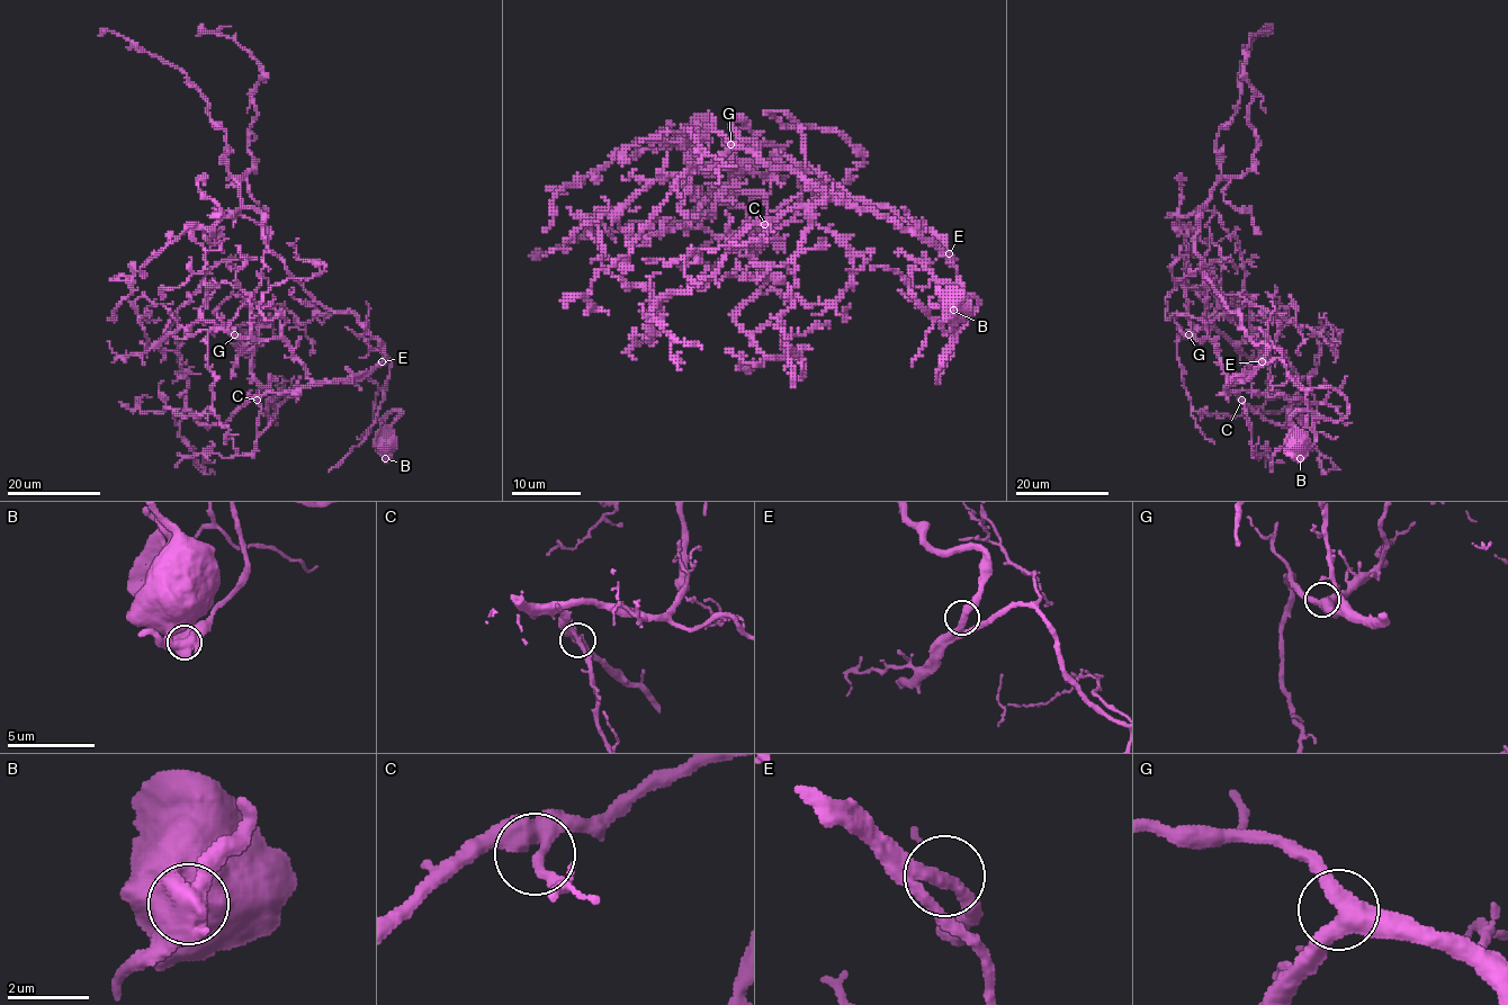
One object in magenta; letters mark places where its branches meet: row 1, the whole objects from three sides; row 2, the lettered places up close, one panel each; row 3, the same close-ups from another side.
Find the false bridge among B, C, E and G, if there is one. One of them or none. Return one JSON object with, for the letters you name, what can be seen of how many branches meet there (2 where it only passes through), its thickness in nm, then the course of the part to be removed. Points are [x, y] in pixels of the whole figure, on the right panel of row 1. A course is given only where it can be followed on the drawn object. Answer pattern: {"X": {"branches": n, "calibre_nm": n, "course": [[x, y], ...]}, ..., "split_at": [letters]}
{"B": {"branches": 1, "calibre_nm": 950, "course": [[1300, 458], [1301, 431], [1291, 420], [1296, 412], [1311, 411], [1328, 420], [1340, 420]]}, "split_at": ["B"]}

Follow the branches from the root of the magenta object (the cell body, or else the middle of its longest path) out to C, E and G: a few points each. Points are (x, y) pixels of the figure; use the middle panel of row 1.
C: (956, 302), (942, 322), (952, 331), (937, 380), (954, 347), (961, 283), (930, 243), (835, 202), (764, 224)
E: (956, 302), (942, 322), (952, 331), (937, 380), (954, 347), (961, 288), (949, 253)
G: (956, 302), (942, 322), (952, 331), (937, 380), (954, 347), (958, 270), (916, 234), (730, 144)

